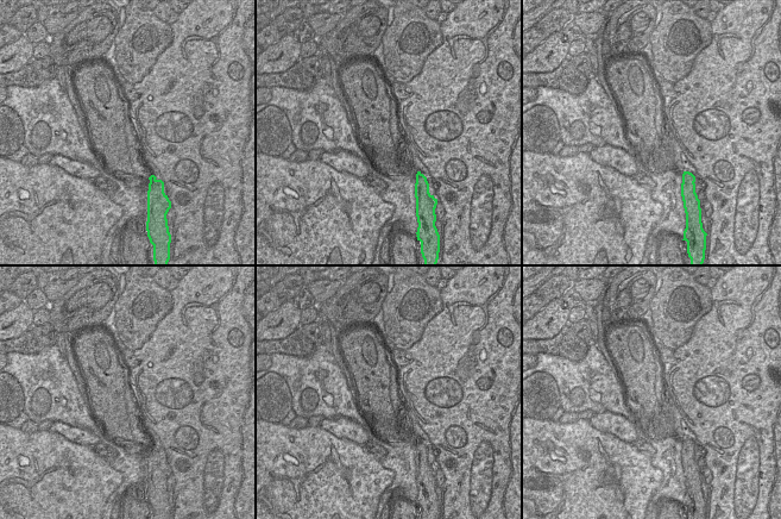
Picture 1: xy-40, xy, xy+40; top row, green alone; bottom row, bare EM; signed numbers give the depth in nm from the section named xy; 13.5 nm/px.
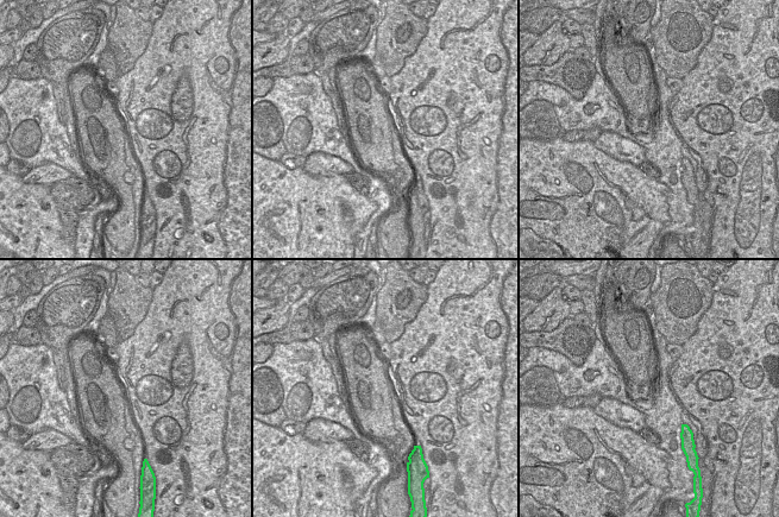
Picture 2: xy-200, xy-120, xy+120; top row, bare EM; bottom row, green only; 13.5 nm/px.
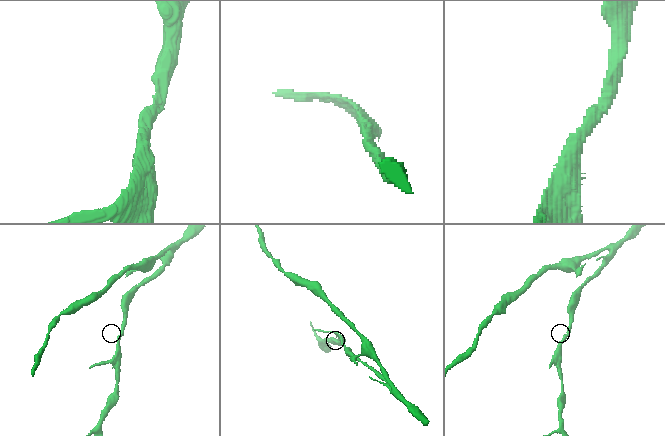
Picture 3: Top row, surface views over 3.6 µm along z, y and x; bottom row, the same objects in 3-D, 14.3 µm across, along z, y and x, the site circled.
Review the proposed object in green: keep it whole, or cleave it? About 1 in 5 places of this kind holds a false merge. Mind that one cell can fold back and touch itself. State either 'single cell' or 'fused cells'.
single cell

